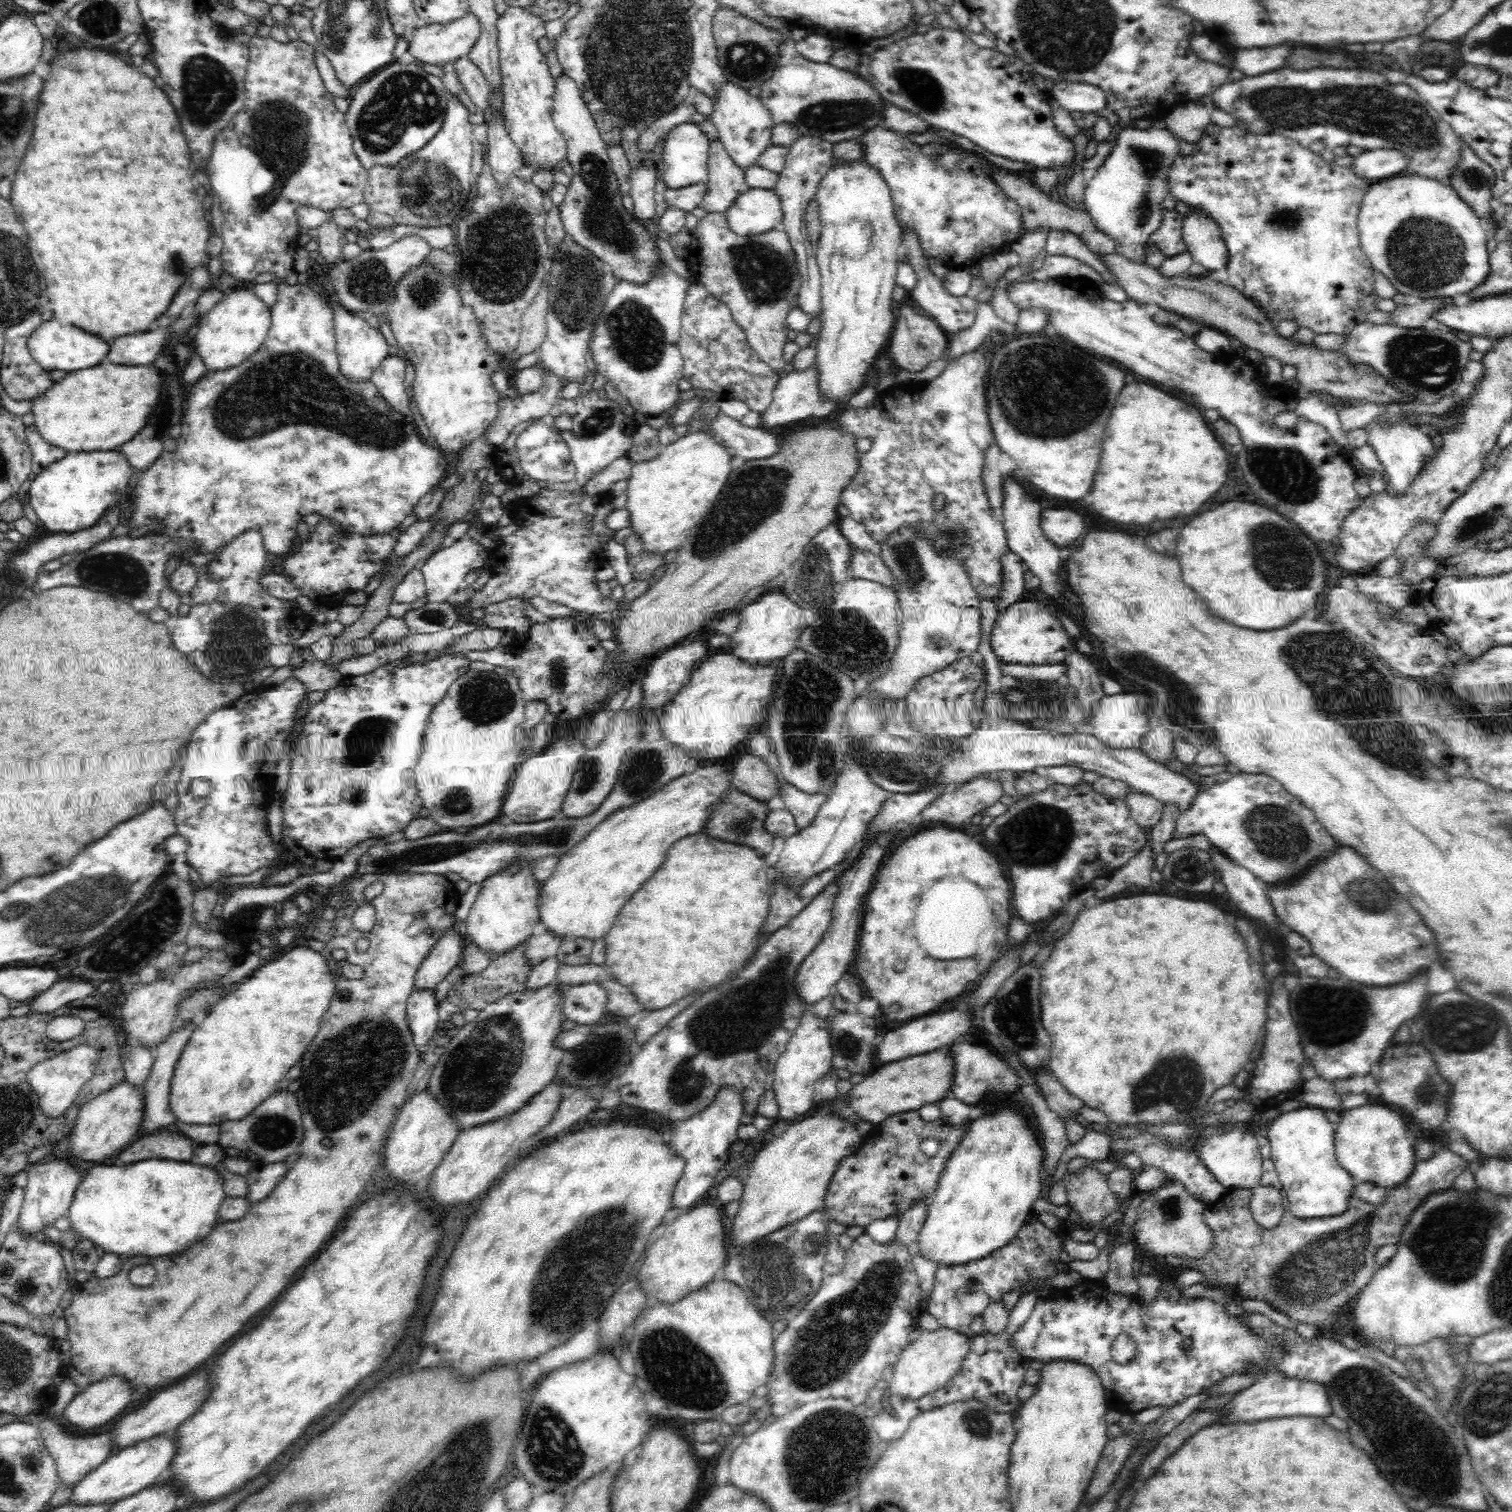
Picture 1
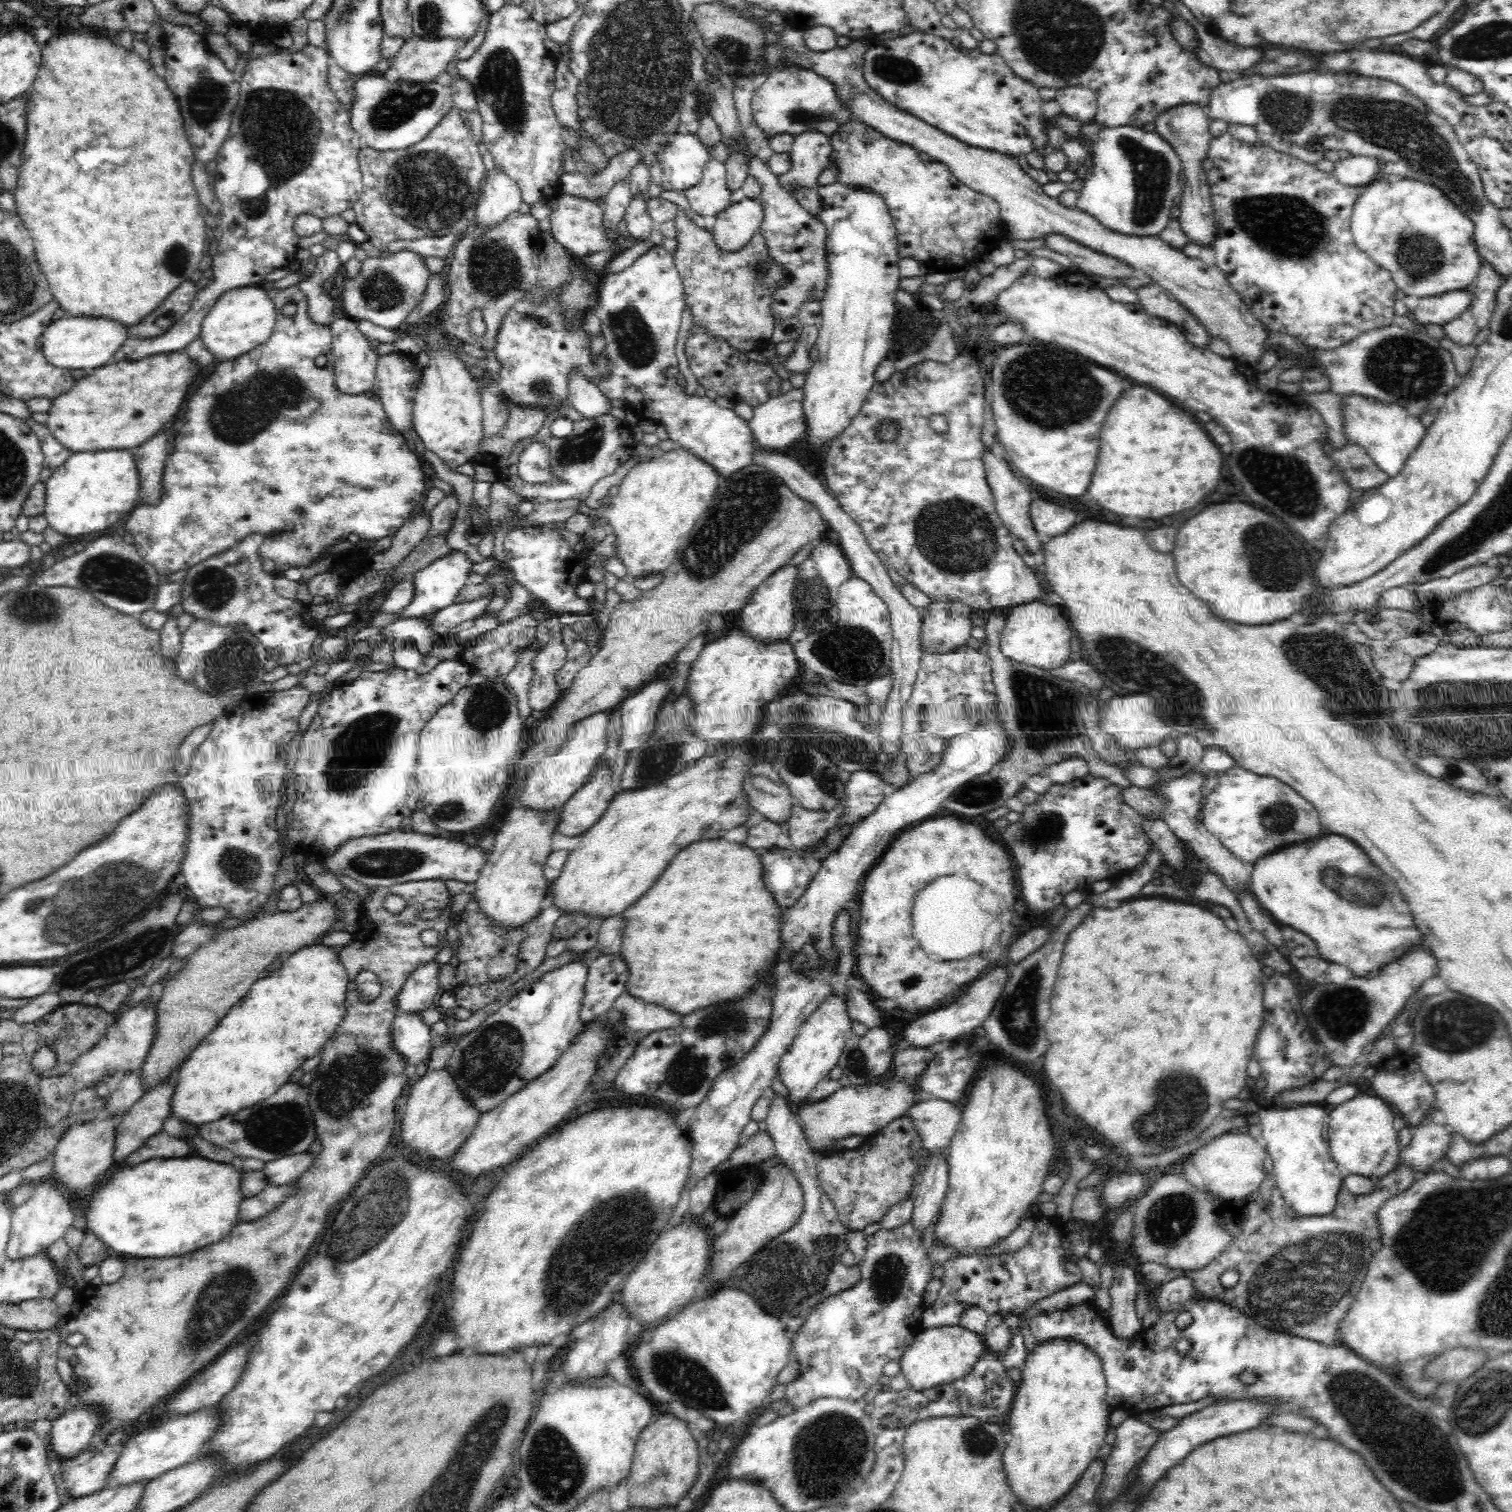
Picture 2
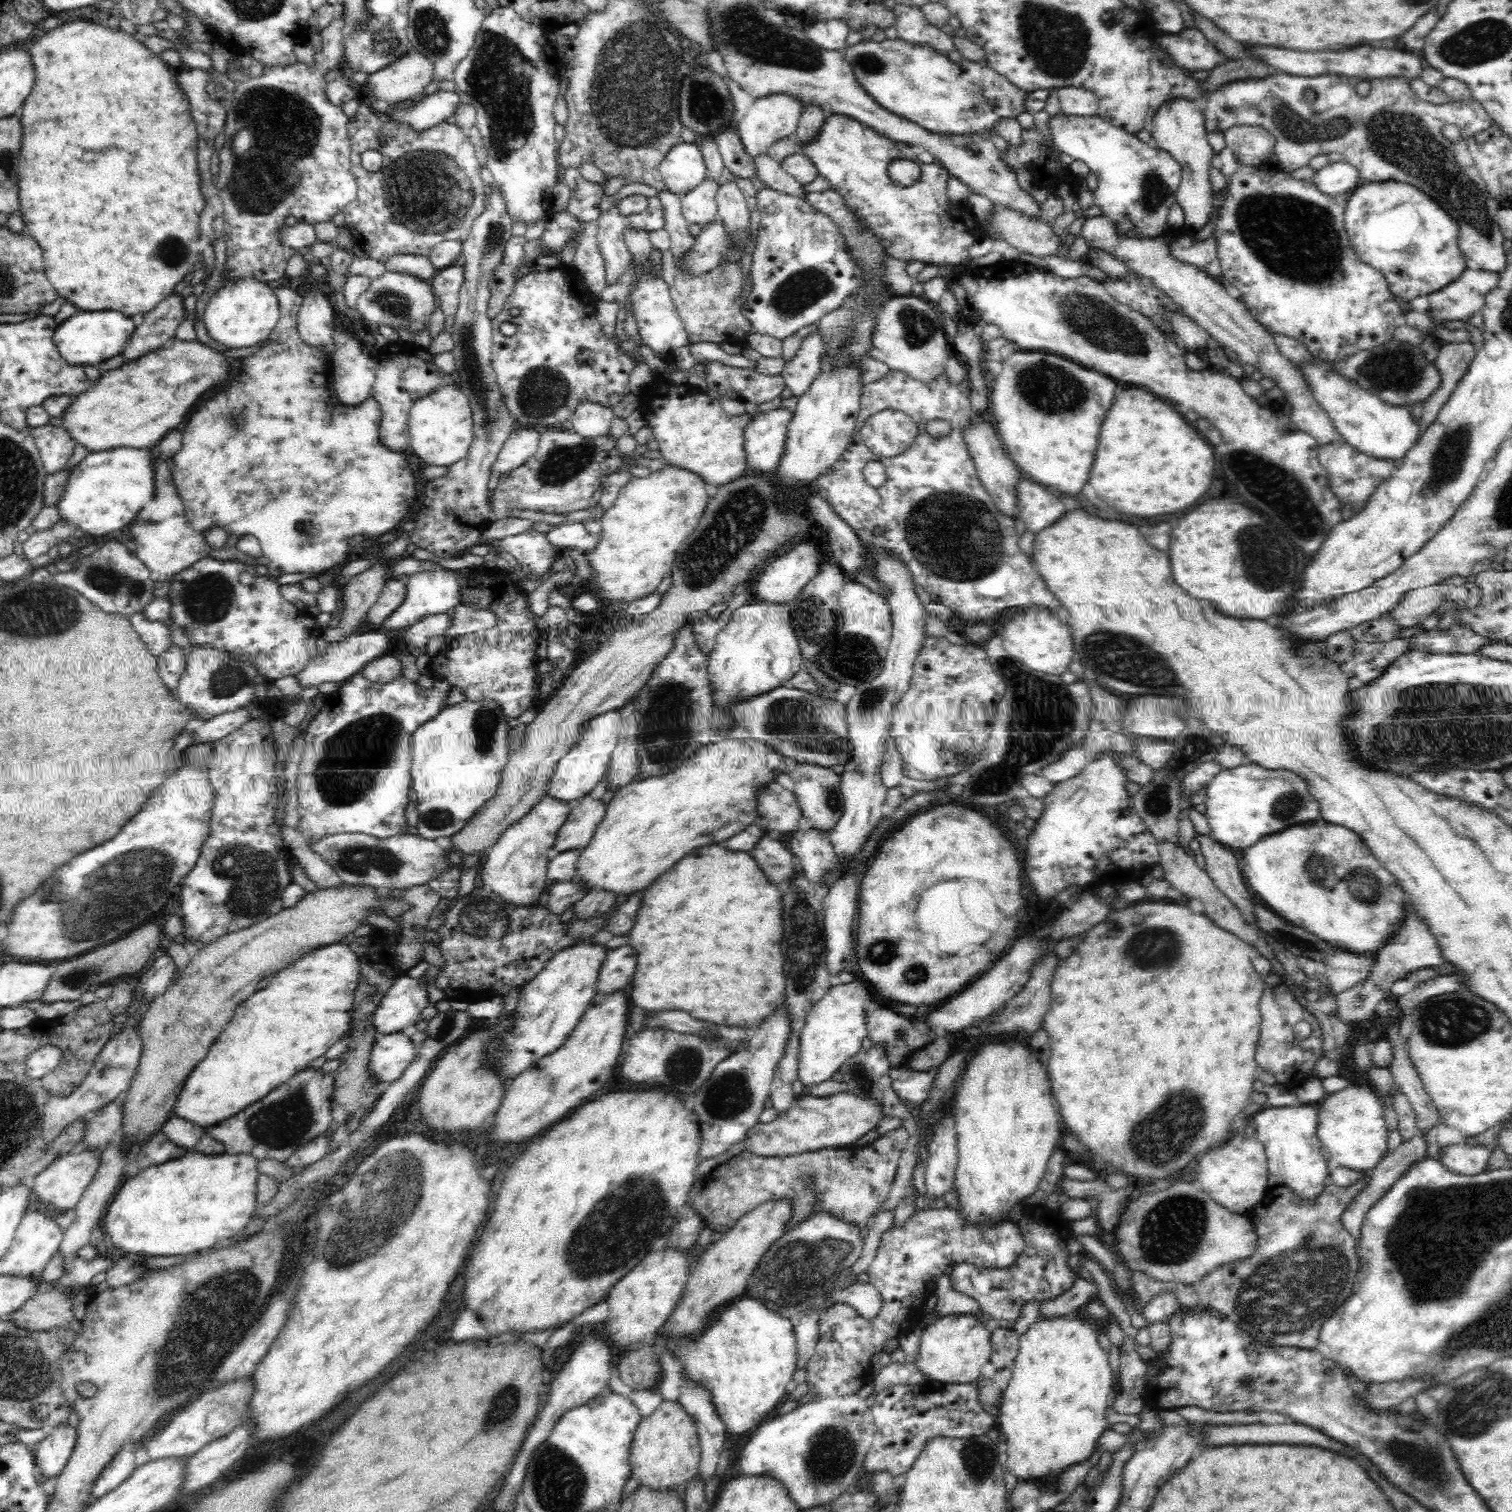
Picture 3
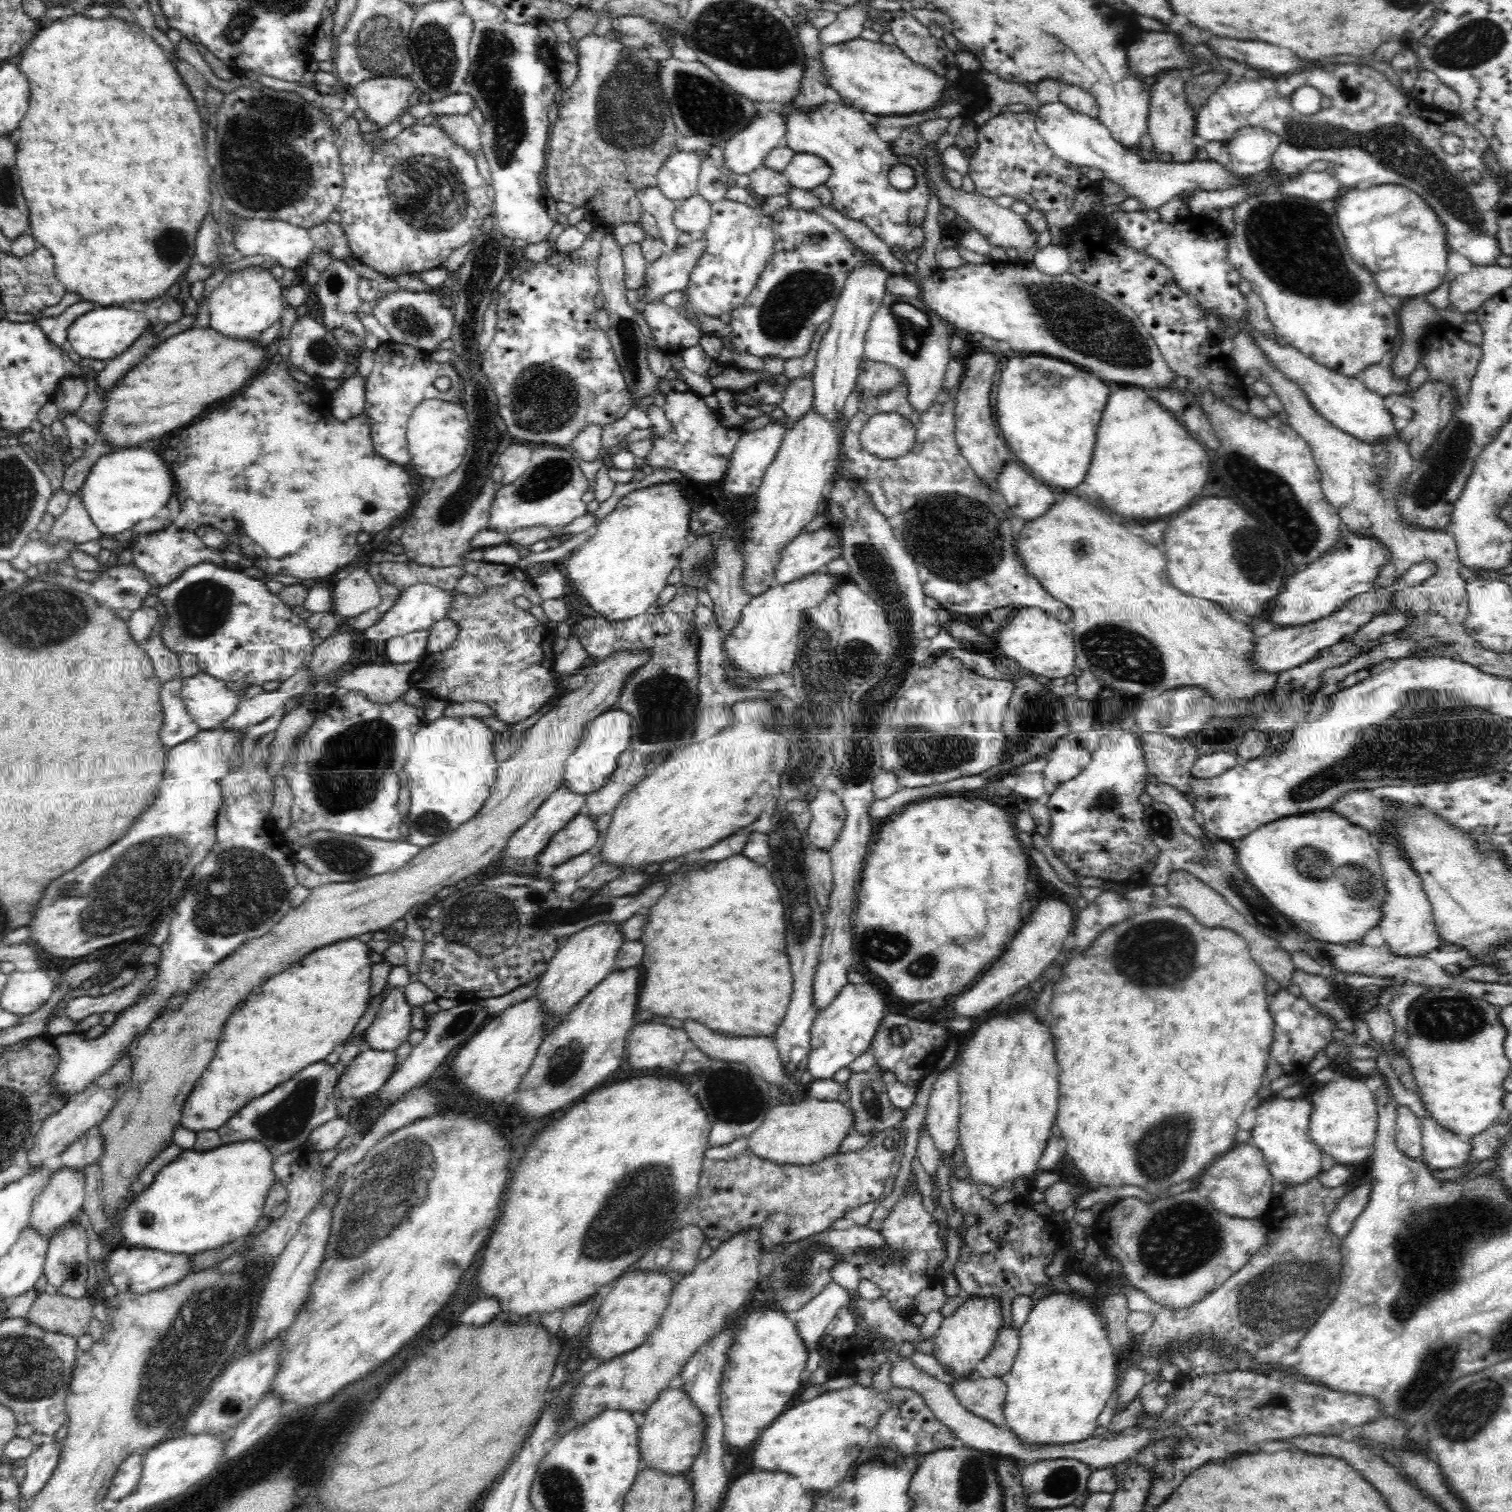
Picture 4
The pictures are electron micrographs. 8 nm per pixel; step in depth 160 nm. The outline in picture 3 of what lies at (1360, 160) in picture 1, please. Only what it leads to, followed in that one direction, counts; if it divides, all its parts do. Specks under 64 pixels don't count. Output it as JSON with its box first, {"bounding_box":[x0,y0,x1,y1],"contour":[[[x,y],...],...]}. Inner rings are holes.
{"bounding_box":[1311,160,1362,196],"contour":[[[1345,160],[1328,163],[1315,172],[1311,181],[1326,196],[1349,194],[1362,183],[1358,171]]]}

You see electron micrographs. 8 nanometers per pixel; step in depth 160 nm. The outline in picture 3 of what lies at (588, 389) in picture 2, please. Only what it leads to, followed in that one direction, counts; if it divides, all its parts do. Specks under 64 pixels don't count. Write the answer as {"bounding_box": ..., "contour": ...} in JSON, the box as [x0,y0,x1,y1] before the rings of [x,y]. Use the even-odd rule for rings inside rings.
{"bounding_box":[572,402,613,438],"contour":[[[580,402],[578,408],[572,413],[572,428],[582,438],[598,438],[598,436],[604,436],[606,432],[609,432],[610,421],[613,418],[612,408],[607,406],[600,406],[597,402]]]}

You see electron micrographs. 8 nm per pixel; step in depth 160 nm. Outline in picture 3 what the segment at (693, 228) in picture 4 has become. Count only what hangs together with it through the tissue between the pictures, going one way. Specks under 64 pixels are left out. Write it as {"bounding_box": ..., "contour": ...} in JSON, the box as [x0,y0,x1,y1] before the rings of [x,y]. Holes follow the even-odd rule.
{"bounding_box":[680,178,718,224],"contour":[[[705,178],[696,188],[680,196],[682,216],[689,224],[705,224],[714,222],[717,216],[717,204],[715,201],[718,186],[715,180]]]}

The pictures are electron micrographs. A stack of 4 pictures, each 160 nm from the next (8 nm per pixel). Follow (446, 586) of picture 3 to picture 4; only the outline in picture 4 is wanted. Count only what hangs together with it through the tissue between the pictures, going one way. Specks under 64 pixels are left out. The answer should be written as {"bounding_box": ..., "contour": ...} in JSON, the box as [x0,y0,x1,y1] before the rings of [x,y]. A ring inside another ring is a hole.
{"bounding_box":[363,583,454,648],"contour":[[[414,583],[406,590],[403,590],[390,610],[384,613],[384,616],[374,626],[364,631],[363,645],[369,645],[371,648],[378,648],[376,644],[385,644],[390,638],[408,634],[408,632],[422,632],[428,630],[435,622],[444,619],[450,606],[450,601],[454,592],[440,590],[436,586],[428,583]]]}

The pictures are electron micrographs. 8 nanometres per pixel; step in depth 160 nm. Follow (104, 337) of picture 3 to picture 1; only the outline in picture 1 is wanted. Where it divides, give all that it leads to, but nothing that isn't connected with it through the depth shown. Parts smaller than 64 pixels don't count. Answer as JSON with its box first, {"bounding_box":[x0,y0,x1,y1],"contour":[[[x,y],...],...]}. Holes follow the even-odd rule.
{"bounding_box":[28,318,110,374],"contour":[[[54,318],[42,322],[28,338],[28,349],[30,349],[32,358],[48,372],[63,370],[70,374],[76,370],[96,366],[106,358],[109,346],[110,344],[104,341],[100,335],[84,332],[74,325],[64,325]]]}

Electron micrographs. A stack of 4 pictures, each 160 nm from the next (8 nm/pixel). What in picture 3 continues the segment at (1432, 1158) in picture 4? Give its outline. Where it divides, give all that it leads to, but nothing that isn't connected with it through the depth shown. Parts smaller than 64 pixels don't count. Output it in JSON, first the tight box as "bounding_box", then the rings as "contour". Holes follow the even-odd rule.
{"bounding_box":[1439,1144,1493,1176],"contour":[[[1448,1144],[1441,1148],[1439,1161],[1454,1174],[1472,1176],[1484,1170],[1493,1150],[1486,1145]]]}

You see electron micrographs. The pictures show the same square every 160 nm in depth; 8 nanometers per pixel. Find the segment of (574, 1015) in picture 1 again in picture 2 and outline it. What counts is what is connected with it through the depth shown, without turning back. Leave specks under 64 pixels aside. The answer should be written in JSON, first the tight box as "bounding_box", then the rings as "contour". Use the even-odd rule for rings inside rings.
{"bounding_box":[580,953,628,1024],"contour":[[[618,953],[600,955],[589,965],[584,999],[580,1008],[581,1024],[592,1022],[615,1005],[619,994],[627,992],[628,965]]]}

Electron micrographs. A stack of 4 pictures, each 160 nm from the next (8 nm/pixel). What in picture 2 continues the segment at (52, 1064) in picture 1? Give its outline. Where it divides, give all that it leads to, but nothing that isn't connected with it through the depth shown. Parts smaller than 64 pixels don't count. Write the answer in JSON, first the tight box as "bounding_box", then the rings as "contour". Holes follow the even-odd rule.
{"bounding_box":[38,998,158,1127],"contour":[[[147,998],[139,1006],[130,1005],[125,1010],[118,1011],[116,1022],[108,1027],[106,1034],[94,1048],[84,1052],[72,1062],[72,1068],[68,1074],[50,1076],[50,1078],[40,1075],[38,1088],[43,1098],[41,1105],[43,1117],[48,1126],[54,1127],[68,1116],[76,1092],[103,1082],[104,1076],[108,1074],[113,1075],[116,1072],[128,1074],[141,1068],[155,1037],[156,1007],[158,1002],[151,1004]]]}

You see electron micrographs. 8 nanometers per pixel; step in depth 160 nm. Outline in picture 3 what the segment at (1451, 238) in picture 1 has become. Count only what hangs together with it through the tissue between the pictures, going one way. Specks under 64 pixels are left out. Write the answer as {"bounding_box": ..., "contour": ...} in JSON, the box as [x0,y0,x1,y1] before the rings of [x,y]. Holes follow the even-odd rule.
{"bounding_box":[1344,182,1467,301],"contour":[[[1405,182],[1359,184],[1348,194],[1344,224],[1356,257],[1384,275],[1399,301],[1442,290],[1467,269],[1458,244],[1459,224],[1423,190]]]}

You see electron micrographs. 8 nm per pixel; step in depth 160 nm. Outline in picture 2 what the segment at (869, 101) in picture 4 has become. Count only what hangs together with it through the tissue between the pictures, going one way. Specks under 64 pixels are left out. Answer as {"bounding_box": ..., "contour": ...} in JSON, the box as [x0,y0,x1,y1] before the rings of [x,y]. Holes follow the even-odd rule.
{"bounding_box":[863,32,1051,158],"contour":[[[926,32],[902,35],[871,44],[863,55],[863,77],[890,104],[970,146],[994,150],[1013,158],[1031,150],[1039,150],[1042,154],[1051,151],[1044,133],[1049,120],[1042,114],[1044,100],[1038,88],[1018,78],[995,52],[984,54],[977,48],[954,47],[950,41]]]}

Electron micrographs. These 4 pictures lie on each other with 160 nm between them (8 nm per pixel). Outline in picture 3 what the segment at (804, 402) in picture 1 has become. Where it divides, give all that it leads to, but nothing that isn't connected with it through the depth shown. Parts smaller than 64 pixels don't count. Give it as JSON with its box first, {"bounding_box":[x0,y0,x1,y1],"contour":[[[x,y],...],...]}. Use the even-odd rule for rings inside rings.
{"bounding_box":[744,409,793,476],"contour":[[[777,409],[758,413],[744,429],[744,450],[747,473],[759,472],[771,476],[784,452],[787,428],[793,413]]]}

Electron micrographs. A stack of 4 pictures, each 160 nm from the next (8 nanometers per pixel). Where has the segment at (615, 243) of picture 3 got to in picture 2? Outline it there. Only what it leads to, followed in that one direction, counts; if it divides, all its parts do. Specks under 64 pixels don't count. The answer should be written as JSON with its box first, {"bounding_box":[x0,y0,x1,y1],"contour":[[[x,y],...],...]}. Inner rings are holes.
{"bounding_box":[603,179,631,241],"contour":[[[628,179],[616,182],[608,191],[603,205],[603,228],[607,228],[608,239],[616,241],[619,238],[618,224],[625,216],[625,210],[630,204],[631,194]]]}

